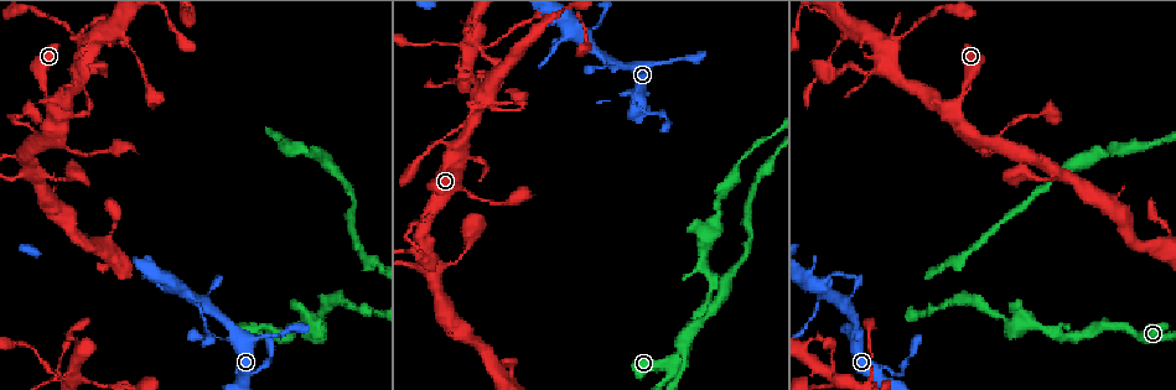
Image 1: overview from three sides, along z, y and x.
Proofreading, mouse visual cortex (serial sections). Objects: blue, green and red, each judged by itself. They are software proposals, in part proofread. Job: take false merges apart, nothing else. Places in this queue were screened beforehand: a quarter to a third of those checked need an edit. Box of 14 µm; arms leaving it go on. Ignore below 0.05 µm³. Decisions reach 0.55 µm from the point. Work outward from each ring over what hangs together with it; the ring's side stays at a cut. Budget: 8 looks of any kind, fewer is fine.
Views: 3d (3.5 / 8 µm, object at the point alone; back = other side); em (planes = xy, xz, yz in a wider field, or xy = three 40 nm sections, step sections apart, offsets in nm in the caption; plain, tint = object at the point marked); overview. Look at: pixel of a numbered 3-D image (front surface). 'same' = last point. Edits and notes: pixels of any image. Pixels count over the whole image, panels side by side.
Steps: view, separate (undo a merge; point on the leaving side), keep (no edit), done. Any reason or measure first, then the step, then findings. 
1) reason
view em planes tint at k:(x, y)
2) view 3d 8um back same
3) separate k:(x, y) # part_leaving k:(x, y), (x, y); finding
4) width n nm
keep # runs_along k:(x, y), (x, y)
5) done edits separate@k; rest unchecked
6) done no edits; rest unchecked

thin neck
view 3d 3.5um at 1:(670, 365)

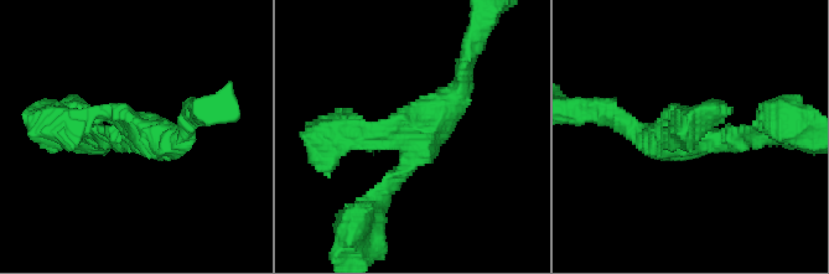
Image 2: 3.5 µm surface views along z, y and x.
shape alone is not enough
view em xy step 1 tint at 2:(136, 131)

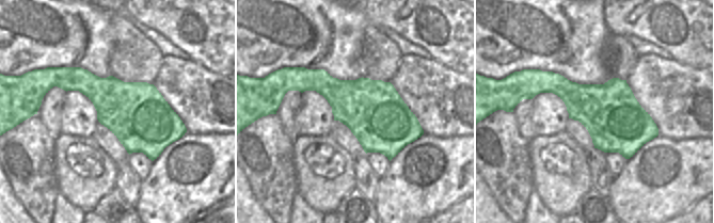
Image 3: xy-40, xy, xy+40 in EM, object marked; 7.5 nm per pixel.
arm_widths 200, 300, 300 nm
keep # runs_along 2:(340, 127), (419, 127), (465, 68); continuous, no second cell

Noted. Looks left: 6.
thick turns thin
view 3d 3.5um back at 1:(634, 101)

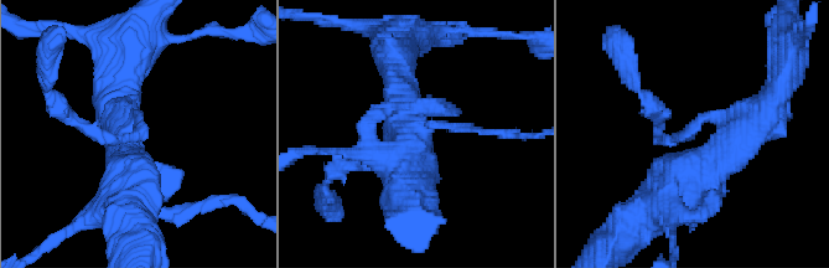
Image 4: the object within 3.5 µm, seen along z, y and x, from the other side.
arm_widths 150, 450 nm; now the EM
view em xy step 3 tint at 4:(138, 126)

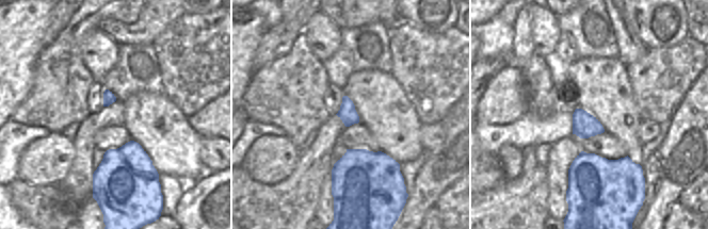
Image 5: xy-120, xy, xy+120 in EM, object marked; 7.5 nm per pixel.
keep # continuous, no second cell

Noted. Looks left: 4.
abrupt turn
view 3d 3.5um at 1:(953, 109)

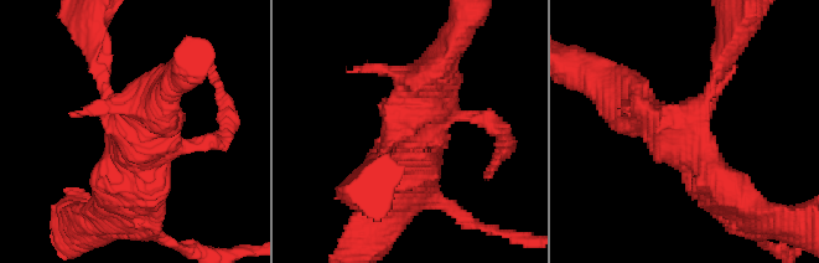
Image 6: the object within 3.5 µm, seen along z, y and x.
view em xy step 5 tint at 6:(683, 126)

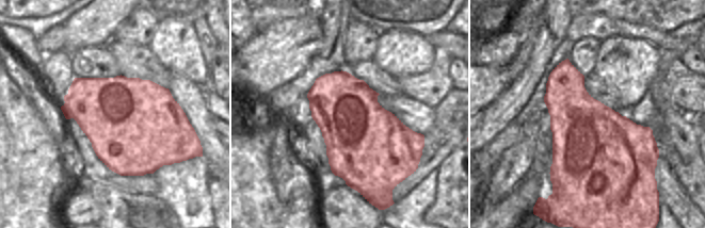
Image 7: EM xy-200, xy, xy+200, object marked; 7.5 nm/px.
arm_widths 200, 350, 450, 500 nm
keep # all the same cell

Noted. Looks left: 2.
sudden change in width
view em xy step 2 tint at 1:(74, 37)

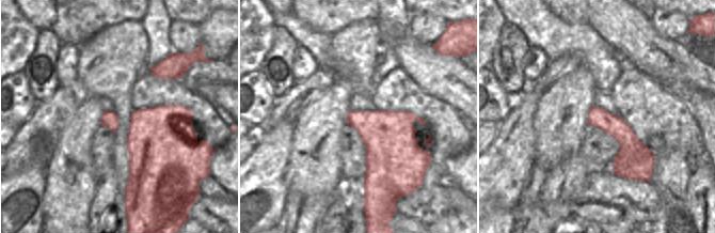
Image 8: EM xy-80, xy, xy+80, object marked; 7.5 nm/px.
view 3d 3.5um same

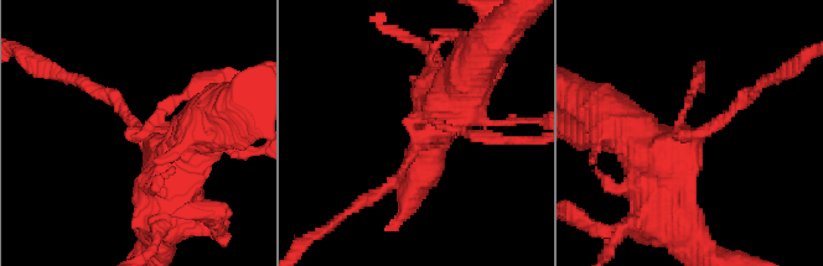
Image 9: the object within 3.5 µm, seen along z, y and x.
arm_widths 150, 700 nm
keep # one cell here

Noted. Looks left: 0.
done no edits; rest unchecked

